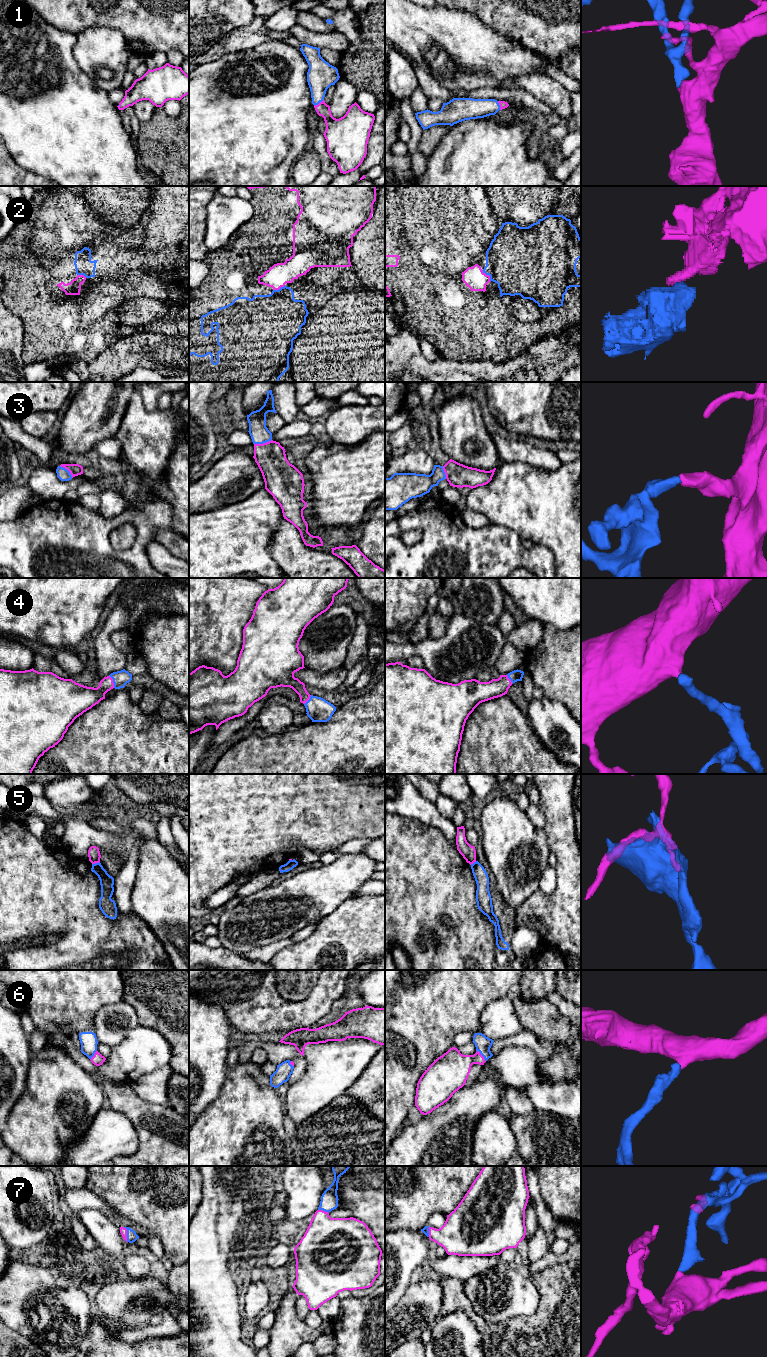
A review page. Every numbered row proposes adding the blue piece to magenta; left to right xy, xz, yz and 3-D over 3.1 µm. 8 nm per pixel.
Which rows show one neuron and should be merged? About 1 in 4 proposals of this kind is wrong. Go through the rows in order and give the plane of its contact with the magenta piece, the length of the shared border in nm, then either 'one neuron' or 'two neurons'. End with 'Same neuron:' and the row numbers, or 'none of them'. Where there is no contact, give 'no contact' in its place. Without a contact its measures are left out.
1: meets magenta in xz; contact 100 nm long; one neuron
2: meets magenta in yz; contact 120 nm long; one neuron
3: meets magenta in xz; contact 150 nm long; one neuron
4: meets magenta in xy; contact 110 nm long; one neuron
5: meets magenta in xy; contact 70 nm long; two neurons
6: meets magenta in yz; contact 120 nm long; one neuron
7: meets magenta in xy; contact 120 nm long; one neuron
Same neuron: 1, 2, 3, 4, 6, 7

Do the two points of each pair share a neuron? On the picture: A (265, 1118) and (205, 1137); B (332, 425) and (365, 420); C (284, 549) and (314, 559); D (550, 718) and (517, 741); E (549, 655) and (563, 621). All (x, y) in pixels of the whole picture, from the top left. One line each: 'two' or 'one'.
A: one
B: one
C: one
D: two
E: two

